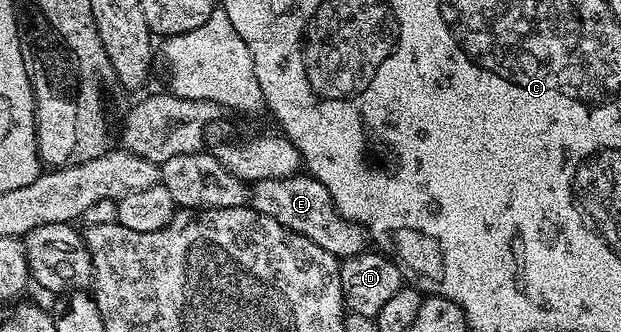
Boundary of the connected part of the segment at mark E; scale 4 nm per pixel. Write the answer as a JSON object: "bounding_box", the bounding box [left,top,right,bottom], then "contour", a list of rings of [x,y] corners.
{"bounding_box":[250,172,369,259],"contour":[[[307,172],[251,183],[250,205],[259,214],[270,216],[270,220],[278,220],[285,230],[293,230],[298,236],[306,236],[306,240],[314,240],[318,248],[326,248],[326,252],[338,259],[353,258],[369,249],[368,231],[357,222],[343,218],[330,200],[330,192],[326,192],[324,185]]]}

